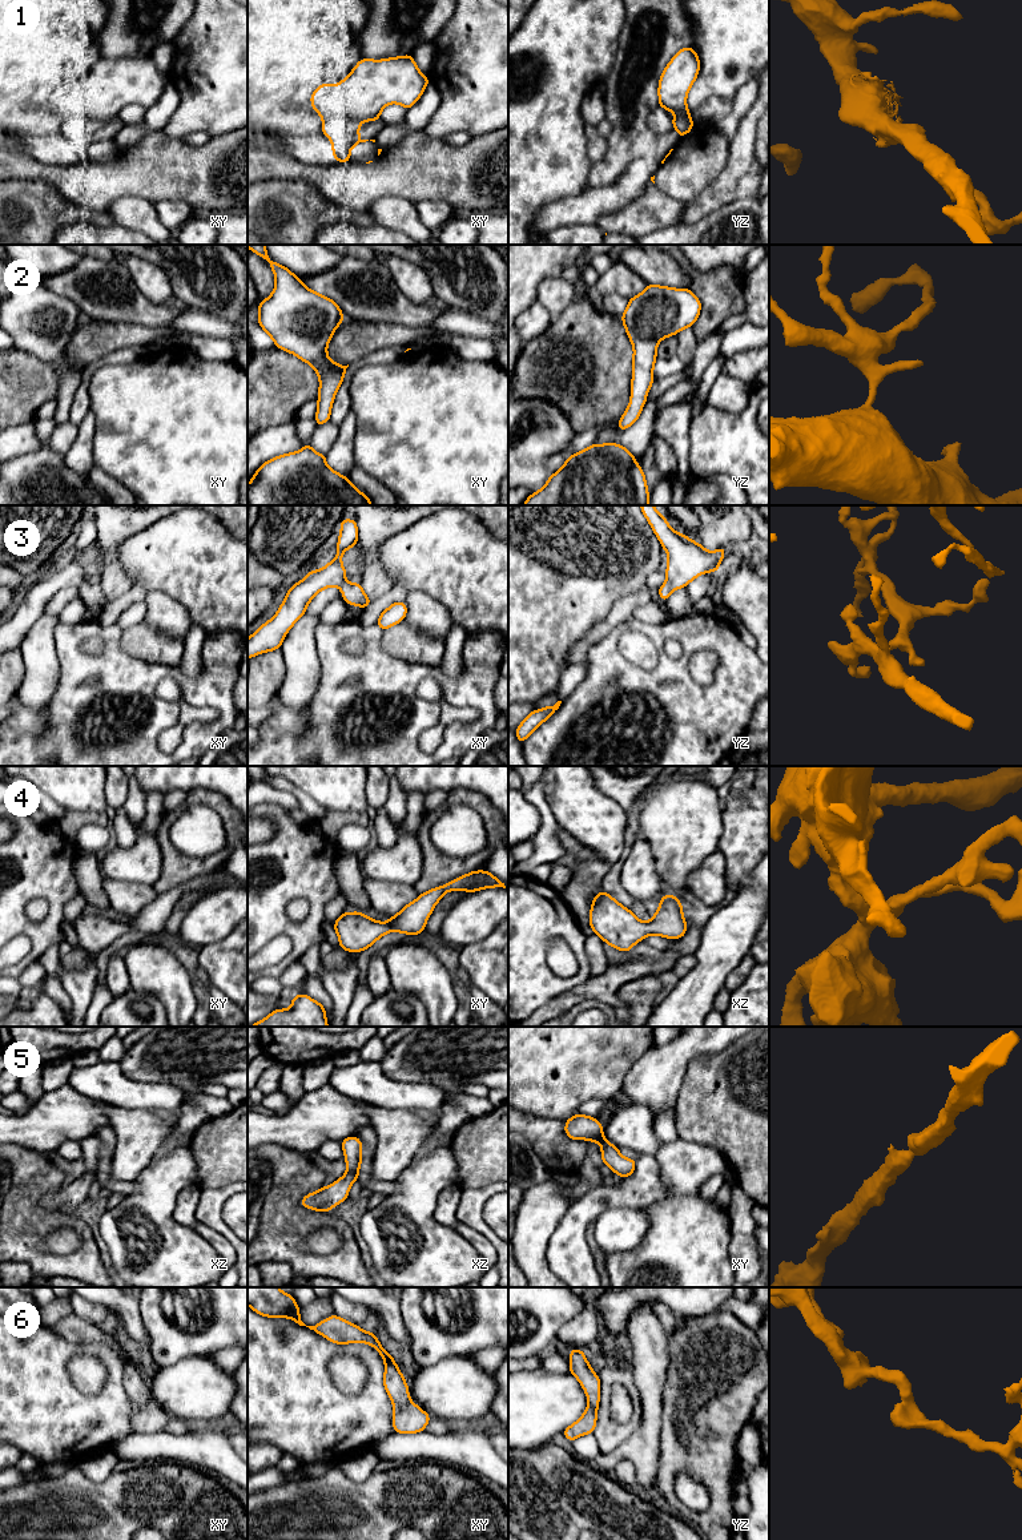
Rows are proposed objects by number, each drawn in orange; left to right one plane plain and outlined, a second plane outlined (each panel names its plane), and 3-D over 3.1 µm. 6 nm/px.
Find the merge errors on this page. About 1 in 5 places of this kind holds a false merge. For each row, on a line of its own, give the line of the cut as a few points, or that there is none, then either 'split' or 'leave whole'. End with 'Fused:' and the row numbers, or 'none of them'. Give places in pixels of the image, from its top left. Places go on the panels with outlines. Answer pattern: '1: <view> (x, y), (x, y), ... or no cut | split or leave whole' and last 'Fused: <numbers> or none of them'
1: no cut | leave whole
2: no cut | leave whole
3: no cut | leave whole
4: no cut | leave whole
5: no cut | leave whole
6: no cut | leave whole
Fused: none of them

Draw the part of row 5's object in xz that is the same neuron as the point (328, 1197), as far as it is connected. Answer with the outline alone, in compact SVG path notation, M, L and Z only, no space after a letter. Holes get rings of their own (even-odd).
M353 1136L342 1140L341 1145L347 1172L330 1186L323 1186L318 1192L306 1194L301 1200L303 1208L323 1213L349 1198L349 1189L358 1181L362 1162L362 1141L357 1136Z

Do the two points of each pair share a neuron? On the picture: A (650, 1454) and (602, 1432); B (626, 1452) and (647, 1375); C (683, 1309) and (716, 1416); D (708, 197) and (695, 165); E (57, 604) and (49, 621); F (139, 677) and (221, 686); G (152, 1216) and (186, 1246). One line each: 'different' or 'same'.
A: different
B: same
C: different
D: different
E: different
F: same
G: same

